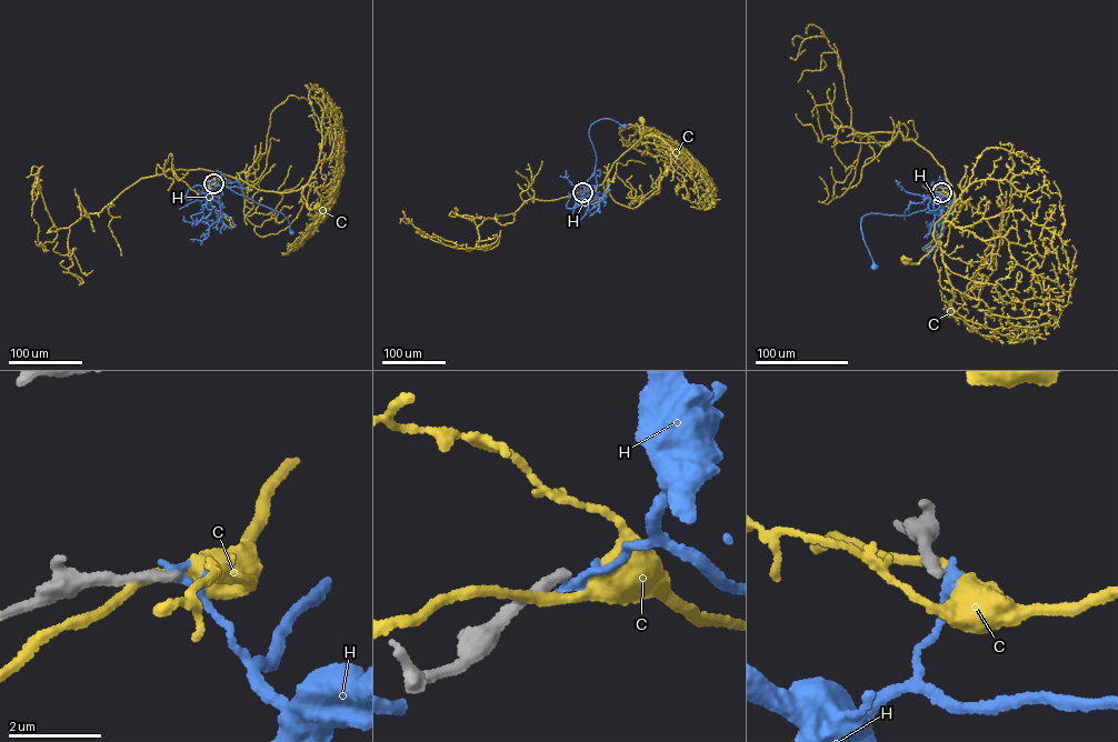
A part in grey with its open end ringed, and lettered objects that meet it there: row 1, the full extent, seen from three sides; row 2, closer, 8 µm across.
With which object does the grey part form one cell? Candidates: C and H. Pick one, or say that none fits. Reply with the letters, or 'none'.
none

